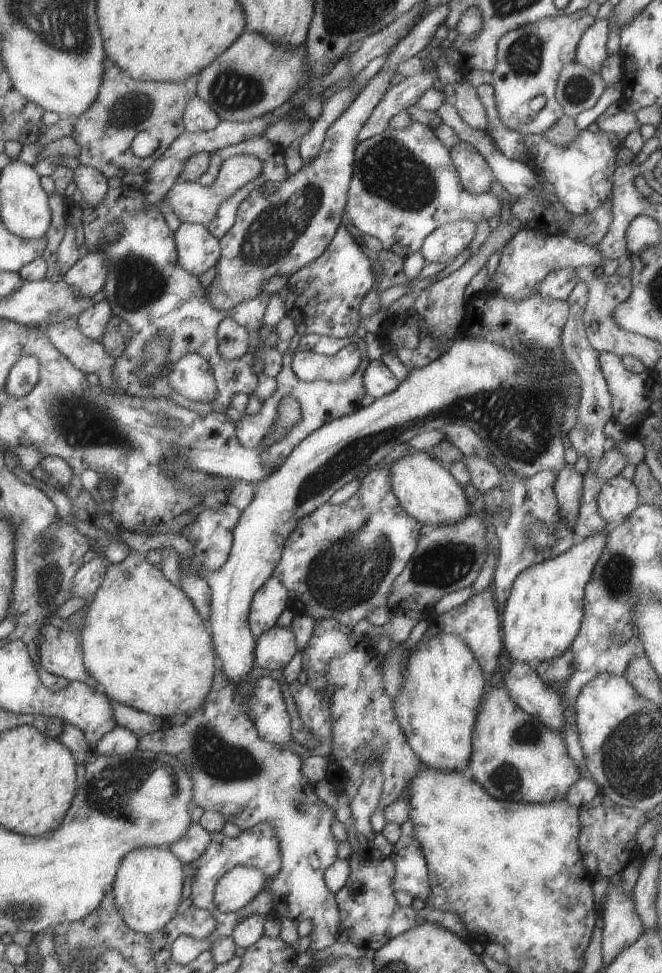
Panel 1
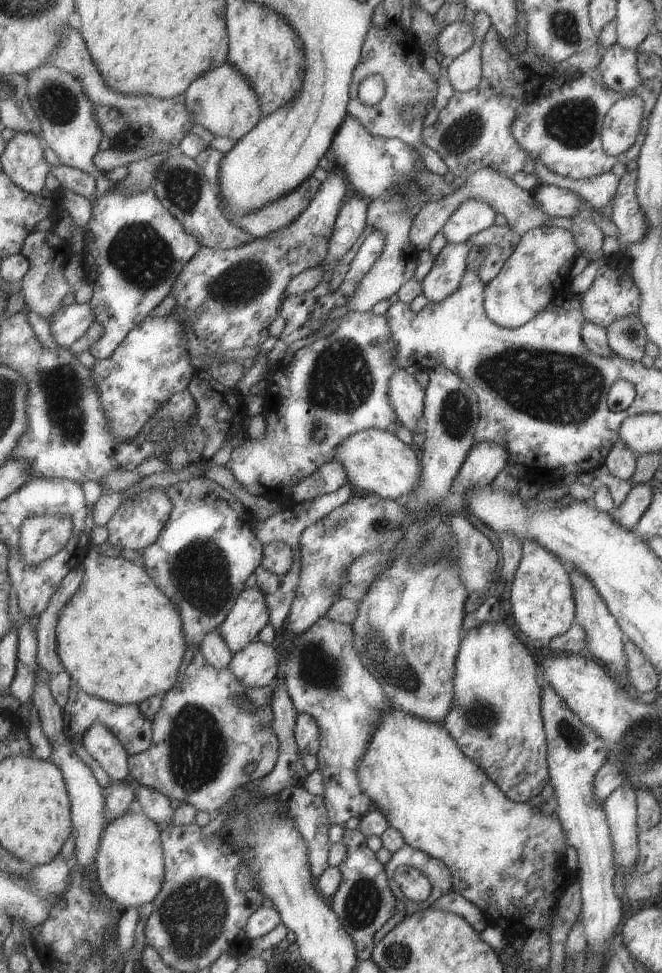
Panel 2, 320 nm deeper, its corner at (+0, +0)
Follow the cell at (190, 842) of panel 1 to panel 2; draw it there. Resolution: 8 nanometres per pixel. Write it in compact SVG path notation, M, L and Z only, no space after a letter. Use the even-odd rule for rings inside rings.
M140 785L135 790L134 796L140 804L142 811L158 826L159 830L171 825L171 815L175 809L169 806L169 799L163 796L157 789Z

